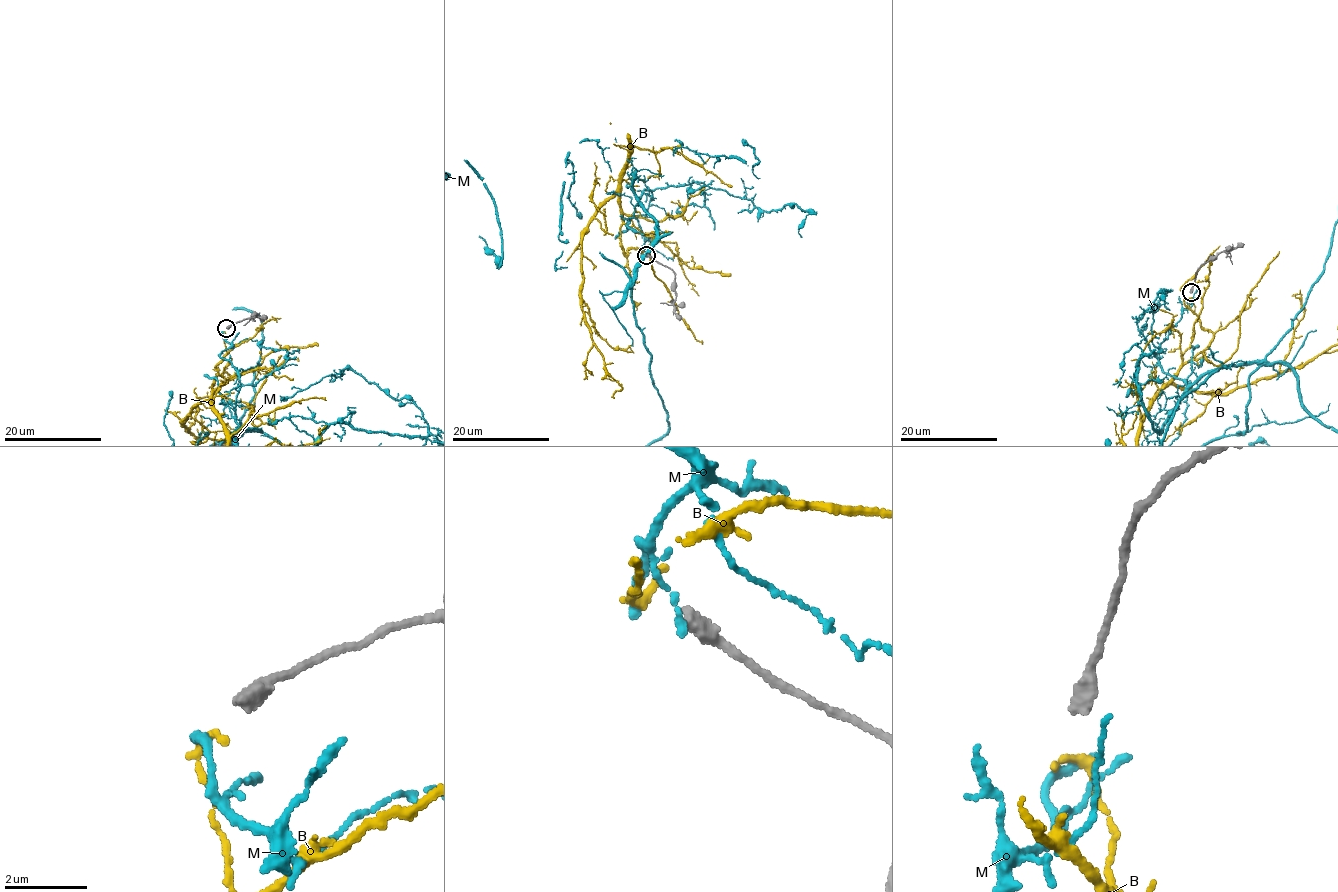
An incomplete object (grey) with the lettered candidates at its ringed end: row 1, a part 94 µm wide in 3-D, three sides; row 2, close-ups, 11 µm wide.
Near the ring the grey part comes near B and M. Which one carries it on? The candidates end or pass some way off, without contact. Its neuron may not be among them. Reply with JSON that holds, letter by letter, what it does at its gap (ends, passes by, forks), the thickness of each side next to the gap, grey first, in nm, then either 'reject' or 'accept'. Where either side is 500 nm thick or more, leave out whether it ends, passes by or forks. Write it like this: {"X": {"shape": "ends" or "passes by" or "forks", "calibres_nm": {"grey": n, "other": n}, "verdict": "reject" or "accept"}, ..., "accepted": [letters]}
{"B": {"shape": "ends", "calibres_nm": {"grey": 400, "other": 240}, "verdict": "reject"}, "M": {"shape": "ends", "calibres_nm": {"grey": 400, "other": 240}, "verdict": "reject"}, "accepted": []}

